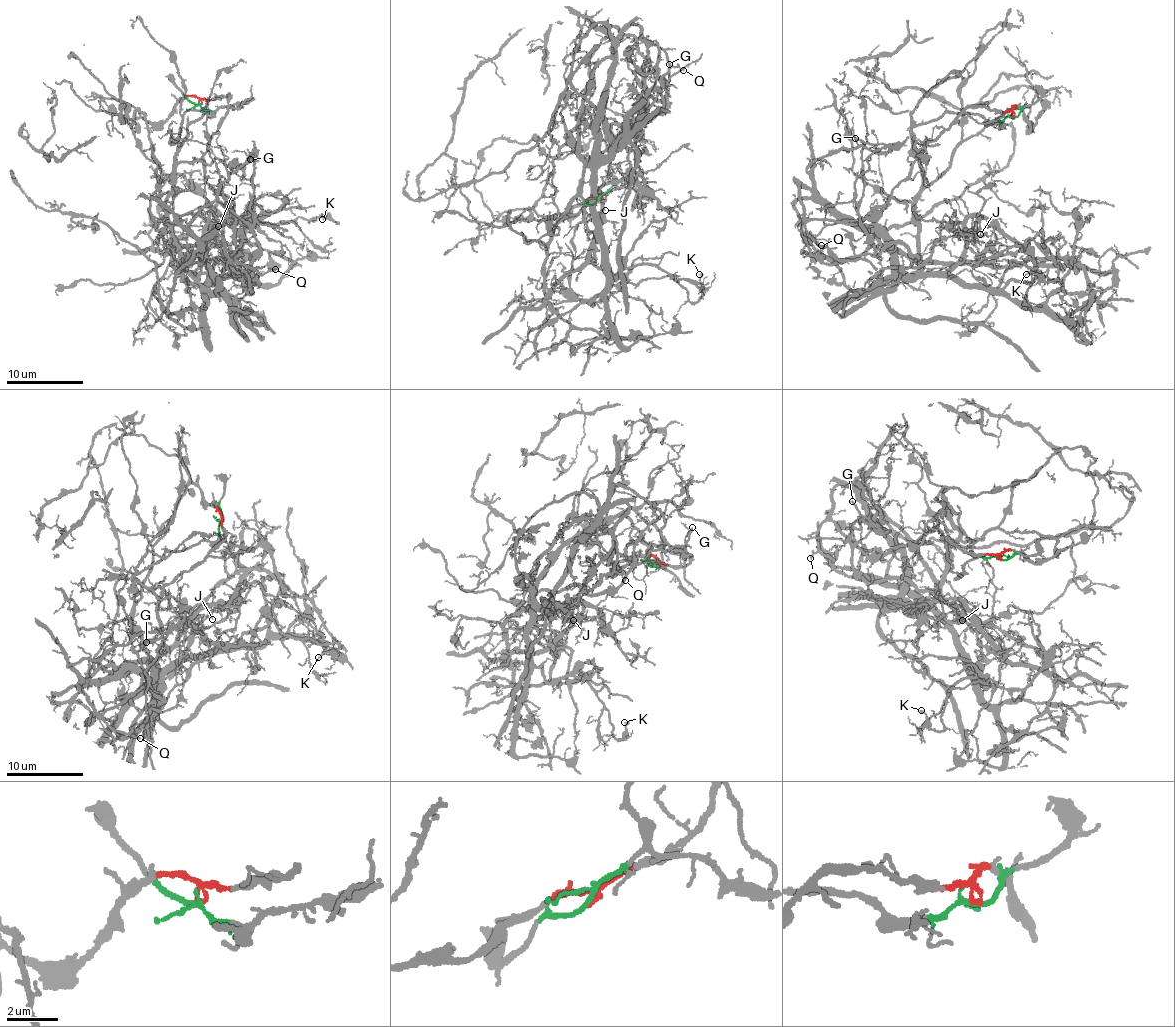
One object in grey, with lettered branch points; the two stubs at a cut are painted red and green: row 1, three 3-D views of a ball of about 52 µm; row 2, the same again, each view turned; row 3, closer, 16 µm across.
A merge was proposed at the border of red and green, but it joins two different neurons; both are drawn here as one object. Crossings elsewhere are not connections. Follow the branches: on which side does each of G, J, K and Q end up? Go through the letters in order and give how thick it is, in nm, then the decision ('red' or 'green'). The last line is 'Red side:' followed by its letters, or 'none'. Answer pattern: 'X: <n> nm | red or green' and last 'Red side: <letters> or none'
G: 200 nm | red
J: 100 nm | green
K: 160 nm | green
Q: 150 nm | red
Red side: G, Q

